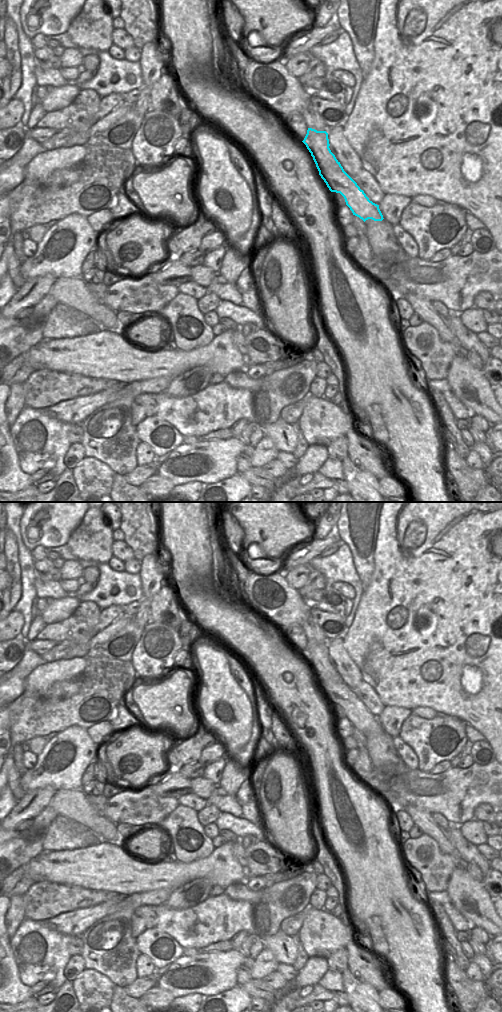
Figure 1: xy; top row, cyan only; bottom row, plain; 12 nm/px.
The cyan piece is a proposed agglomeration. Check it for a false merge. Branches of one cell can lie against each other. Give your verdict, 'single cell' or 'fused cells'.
fused cells

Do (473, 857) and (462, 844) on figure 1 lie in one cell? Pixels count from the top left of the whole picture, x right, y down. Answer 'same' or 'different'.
same

